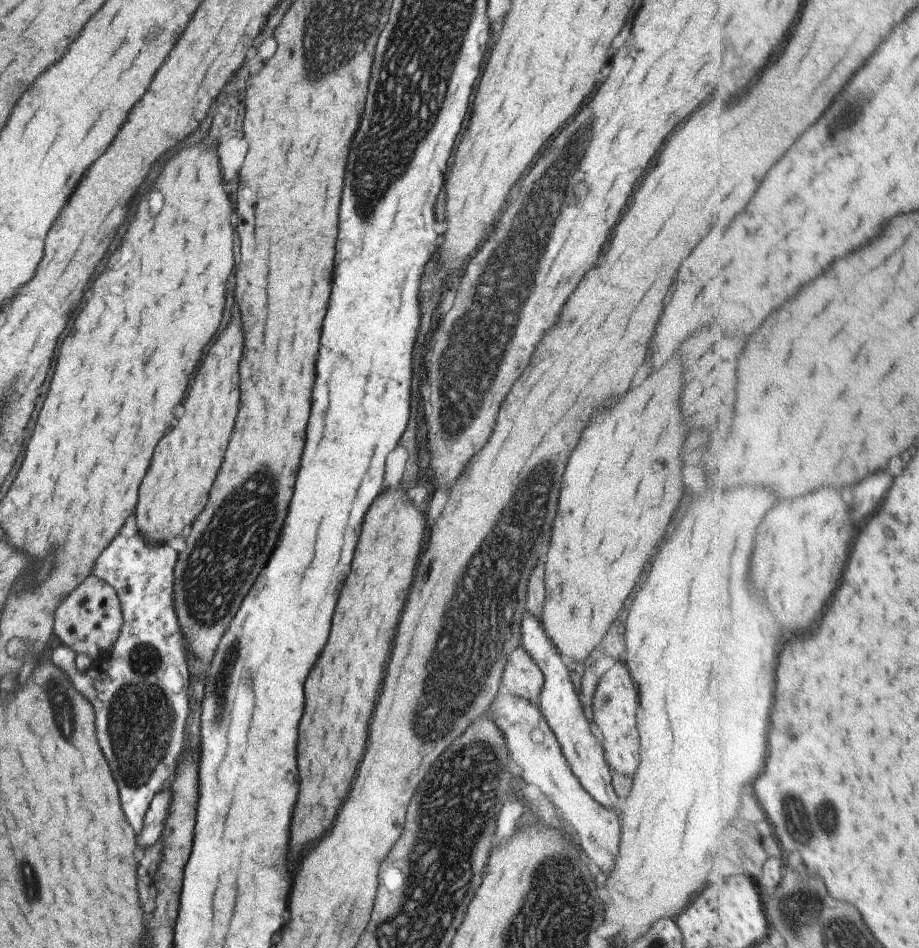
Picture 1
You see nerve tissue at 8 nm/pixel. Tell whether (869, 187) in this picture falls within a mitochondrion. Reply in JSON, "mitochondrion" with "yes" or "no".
{"mitochondrion":"no"}

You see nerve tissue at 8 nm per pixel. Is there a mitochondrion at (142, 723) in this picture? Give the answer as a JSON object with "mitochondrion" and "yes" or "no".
{"mitochondrion":"yes"}

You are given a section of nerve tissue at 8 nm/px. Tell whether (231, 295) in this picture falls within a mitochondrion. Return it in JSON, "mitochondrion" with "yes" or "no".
{"mitochondrion":"no"}

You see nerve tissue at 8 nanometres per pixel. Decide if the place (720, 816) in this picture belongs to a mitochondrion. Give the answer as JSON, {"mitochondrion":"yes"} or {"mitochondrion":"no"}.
{"mitochondrion":"no"}

